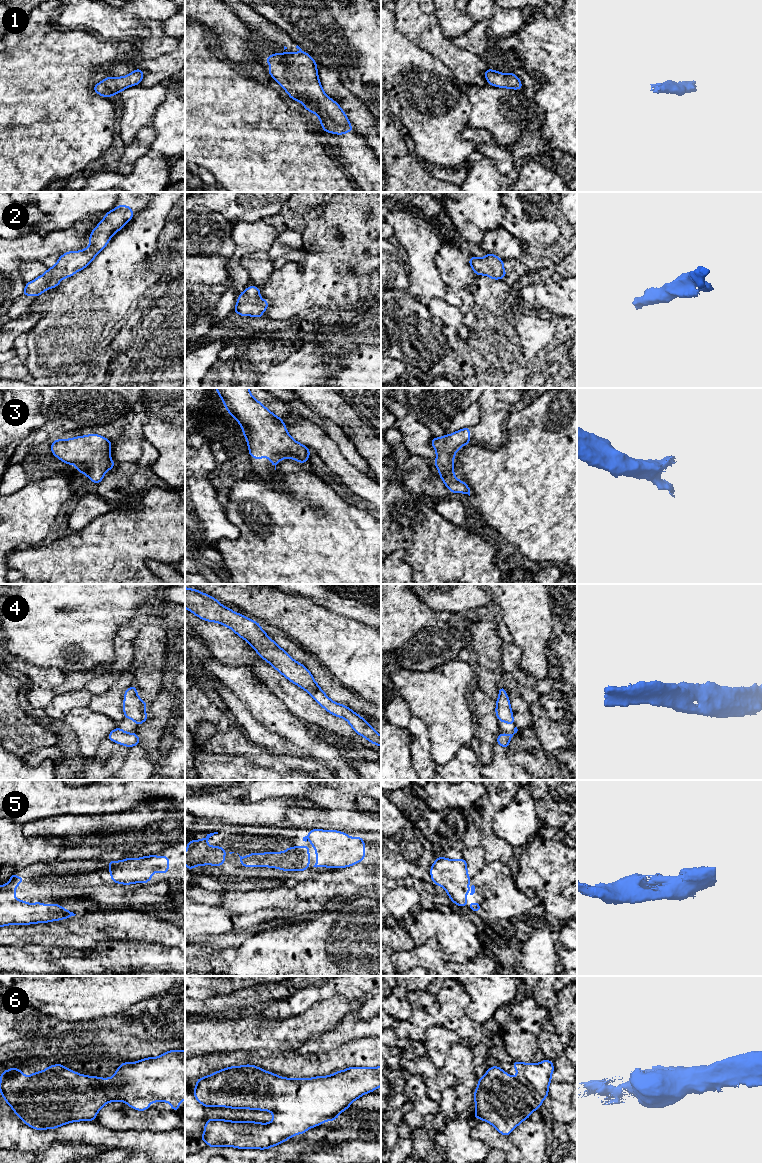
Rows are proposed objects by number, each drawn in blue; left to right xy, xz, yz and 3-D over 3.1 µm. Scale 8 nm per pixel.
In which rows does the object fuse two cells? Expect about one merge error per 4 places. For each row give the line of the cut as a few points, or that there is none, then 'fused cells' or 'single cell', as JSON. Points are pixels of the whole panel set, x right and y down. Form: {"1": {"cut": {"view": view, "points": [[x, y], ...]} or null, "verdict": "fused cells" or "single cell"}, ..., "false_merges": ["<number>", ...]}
{"1": {"cut": null, "verdict": "single cell"}, "2": {"cut": null, "verdict": "single cell"}, "3": {"cut": null, "verdict": "single cell"}, "4": {"cut": null, "verdict": "single cell"}, "5": {"cut": null, "verdict": "single cell"}, "6": {"cut": null, "verdict": "single cell"}, "false_merges": []}

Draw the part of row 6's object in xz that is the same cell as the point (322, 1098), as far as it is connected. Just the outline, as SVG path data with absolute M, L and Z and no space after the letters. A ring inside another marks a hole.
M246 1064L219 1070L196 1080L194 1097L206 1107L252 1109L273 1113L271 1123L253 1121L228 1121L207 1119L204 1134L199 1137L208 1147L236 1147L238 1149L263 1149L304 1134L309 1128L323 1122L336 1120L353 1101L381 1086L381 1066L375 1068L349 1067L330 1076L295 1079L283 1078L262 1068Z

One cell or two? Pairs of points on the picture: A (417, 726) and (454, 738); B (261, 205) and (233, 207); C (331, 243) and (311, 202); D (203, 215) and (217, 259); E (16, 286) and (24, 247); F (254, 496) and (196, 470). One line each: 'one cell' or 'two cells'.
A: two cells
B: one cell
C: two cells
D: one cell
E: one cell
F: two cells

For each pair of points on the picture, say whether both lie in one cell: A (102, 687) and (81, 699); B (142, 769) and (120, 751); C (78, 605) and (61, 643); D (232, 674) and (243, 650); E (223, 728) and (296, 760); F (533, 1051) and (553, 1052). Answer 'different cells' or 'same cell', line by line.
A: different cells
B: different cells
C: same cell
D: different cells
E: same cell
F: different cells

